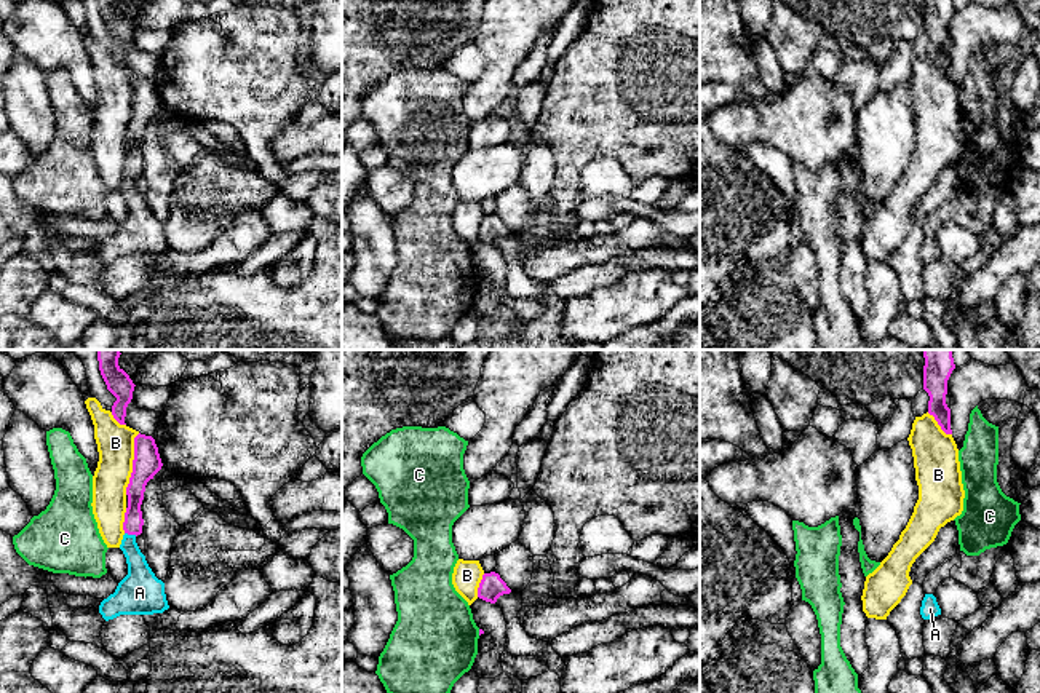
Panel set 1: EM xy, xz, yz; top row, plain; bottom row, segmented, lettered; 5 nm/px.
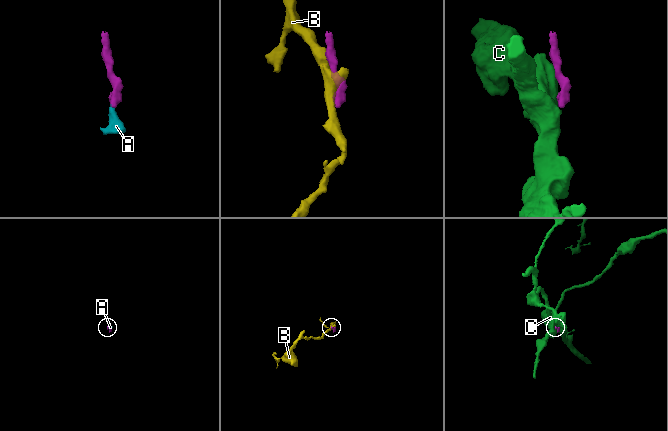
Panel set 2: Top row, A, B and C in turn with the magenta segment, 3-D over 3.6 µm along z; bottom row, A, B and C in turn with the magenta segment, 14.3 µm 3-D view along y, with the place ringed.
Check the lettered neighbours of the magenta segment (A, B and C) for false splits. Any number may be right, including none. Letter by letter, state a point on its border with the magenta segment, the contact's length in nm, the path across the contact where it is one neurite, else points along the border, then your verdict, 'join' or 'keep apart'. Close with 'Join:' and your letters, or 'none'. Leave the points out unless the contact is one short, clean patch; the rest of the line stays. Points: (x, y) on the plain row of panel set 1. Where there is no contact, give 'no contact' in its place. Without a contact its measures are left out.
A: meets magenta in xy at (131, 176); contact 70 nm long; runs through xy (133, 165), (131, 176), (131, 195), (141, 224); join
B: meets magenta in xy at (133, 106); contact 320 nm long; keep apart
C: meets magenta in xz at (480, 275); contact 30 nm long; border along xz (478, 272), (480, 277); keep apart
Join: A

